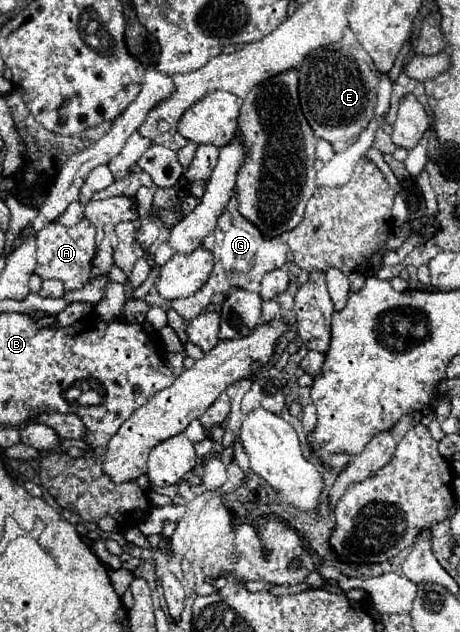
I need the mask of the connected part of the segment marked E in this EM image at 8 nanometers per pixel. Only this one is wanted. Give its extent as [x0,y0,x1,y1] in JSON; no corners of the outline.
[298,29,378,147]

